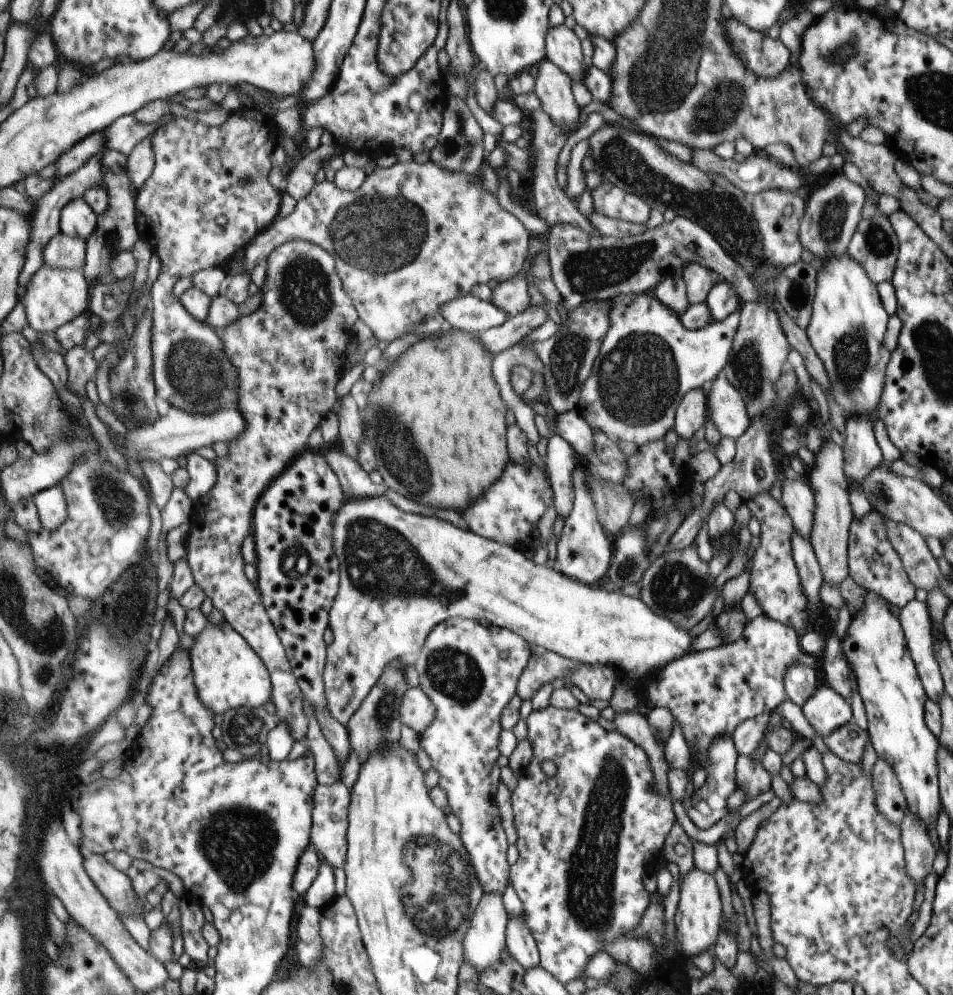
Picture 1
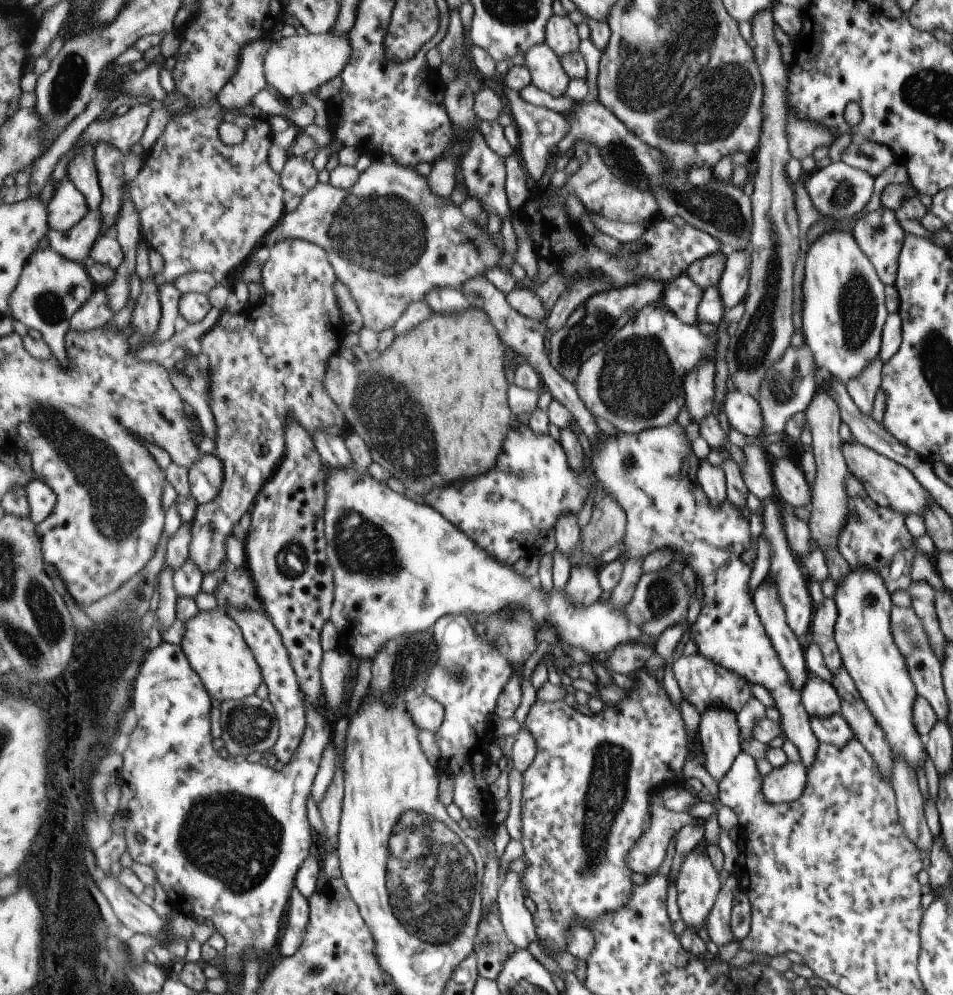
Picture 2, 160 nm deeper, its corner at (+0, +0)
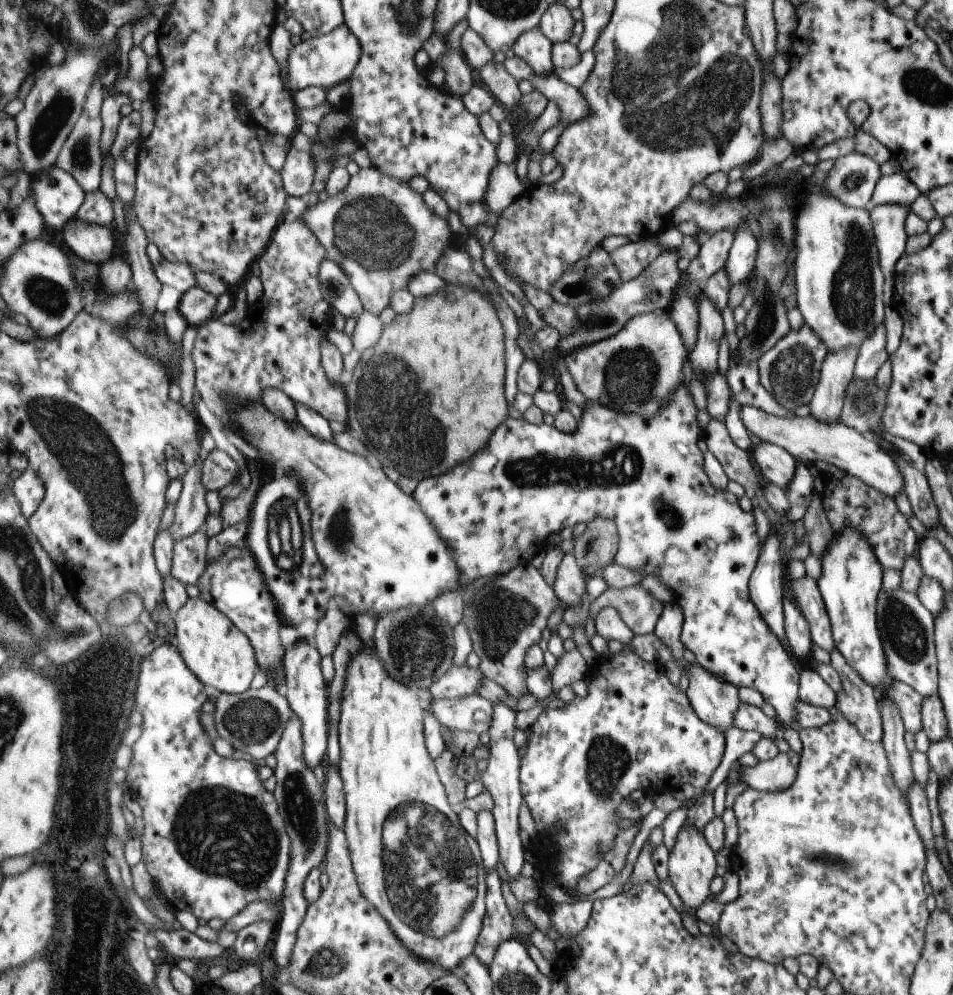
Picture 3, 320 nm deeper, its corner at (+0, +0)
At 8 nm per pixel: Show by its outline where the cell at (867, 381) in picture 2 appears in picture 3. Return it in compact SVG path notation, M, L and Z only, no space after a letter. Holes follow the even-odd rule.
M879 323L874 331L867 338L864 338L858 346L853 377L867 381L875 378L877 369L889 357L886 353L885 343L884 323Z

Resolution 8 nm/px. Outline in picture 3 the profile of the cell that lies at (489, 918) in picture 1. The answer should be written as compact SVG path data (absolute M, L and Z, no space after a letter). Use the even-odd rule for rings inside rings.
M480 810L478 816L478 833L475 840L482 853L483 866L487 871L497 868L501 864L500 846L496 833L496 820L492 811Z

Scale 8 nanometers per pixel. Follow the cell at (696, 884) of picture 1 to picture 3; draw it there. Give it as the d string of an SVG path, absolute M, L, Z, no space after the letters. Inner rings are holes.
M682 825L676 834L671 850L668 851L668 877L677 896L685 908L697 908L709 894L709 882L716 876L715 856L707 844L705 835L691 825Z

